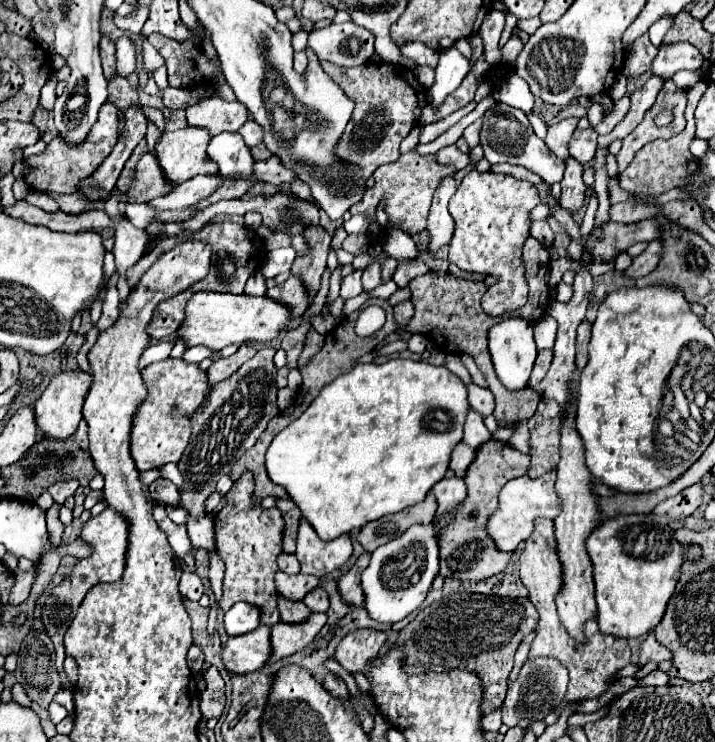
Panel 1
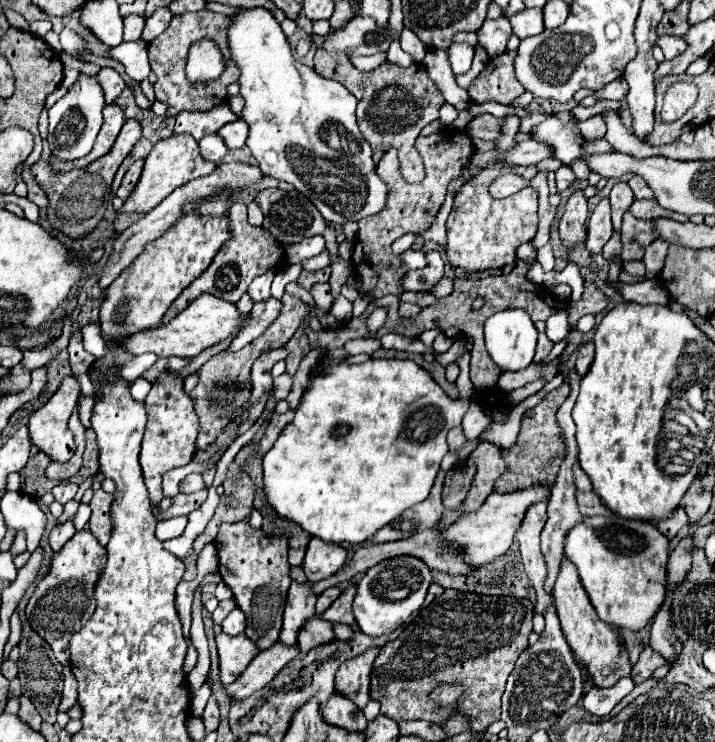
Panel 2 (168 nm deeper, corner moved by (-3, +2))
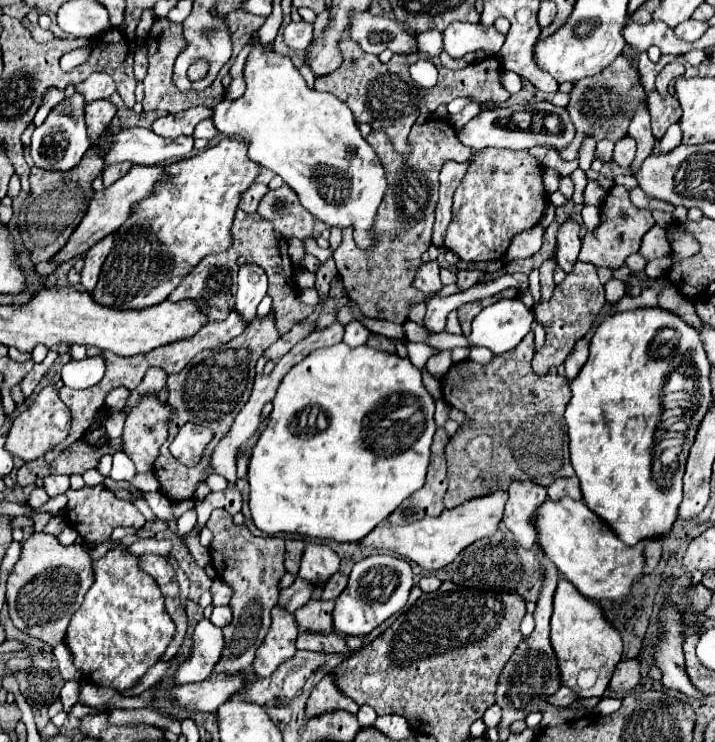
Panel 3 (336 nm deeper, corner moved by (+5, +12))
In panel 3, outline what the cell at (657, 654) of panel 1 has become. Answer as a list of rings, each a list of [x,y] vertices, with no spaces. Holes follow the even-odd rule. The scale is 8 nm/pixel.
[[[632,658],[632,660],[622,660],[618,666],[616,666],[616,672],[612,676],[612,682],[610,682],[610,688],[620,692],[620,690],[632,690],[642,678],[642,672],[640,672],[640,660],[638,658]]]

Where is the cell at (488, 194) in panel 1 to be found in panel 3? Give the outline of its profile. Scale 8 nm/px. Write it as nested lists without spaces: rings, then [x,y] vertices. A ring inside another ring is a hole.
[[[484,148],[484,152],[478,152],[472,158],[466,176],[454,192],[452,222],[444,234],[444,244],[466,262],[500,260],[514,234],[538,224],[544,204],[542,168],[536,166],[528,150],[500,152],[500,148]]]

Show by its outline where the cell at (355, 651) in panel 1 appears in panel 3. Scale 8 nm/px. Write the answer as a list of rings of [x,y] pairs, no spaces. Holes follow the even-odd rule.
[[[324,676],[308,698],[306,716],[312,718],[330,710],[348,710],[356,714],[358,706],[354,704],[354,700],[348,700],[348,696],[344,696],[344,692],[340,692],[340,688],[336,688],[336,684],[328,680],[328,676]]]

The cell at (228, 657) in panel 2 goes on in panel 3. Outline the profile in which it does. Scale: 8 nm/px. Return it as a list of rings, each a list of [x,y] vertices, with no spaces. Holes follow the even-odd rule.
[[[202,618],[194,630],[194,650],[174,676],[176,684],[202,682],[204,678],[208,678],[222,650],[224,650],[222,630],[216,628],[210,620]]]

